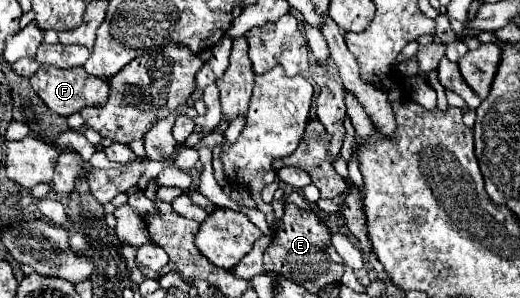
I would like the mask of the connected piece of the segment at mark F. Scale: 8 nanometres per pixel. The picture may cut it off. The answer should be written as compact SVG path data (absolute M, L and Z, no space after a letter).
M39 66L39 70L29 80L37 96L57 114L69 116L73 112L79 112L83 106L97 106L107 100L109 94L109 82L105 78L91 78L81 66L75 66L71 70L59 70L57 66Z

